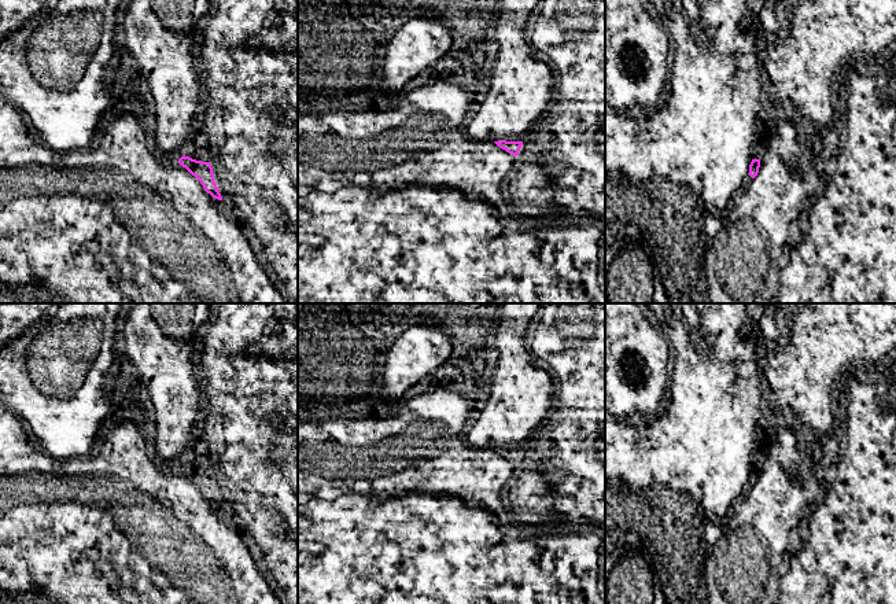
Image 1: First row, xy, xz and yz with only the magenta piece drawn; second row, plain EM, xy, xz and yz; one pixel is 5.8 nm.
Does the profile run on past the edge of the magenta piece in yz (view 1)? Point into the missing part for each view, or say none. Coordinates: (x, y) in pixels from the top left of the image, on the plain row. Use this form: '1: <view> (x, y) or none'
1: none

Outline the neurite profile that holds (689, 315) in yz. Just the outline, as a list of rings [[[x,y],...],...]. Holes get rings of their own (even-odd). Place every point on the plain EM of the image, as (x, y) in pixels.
[[[681,303],[679,314],[682,316],[683,321],[692,329],[693,334],[698,334],[701,325],[701,317],[697,310],[693,307],[692,303]]]

